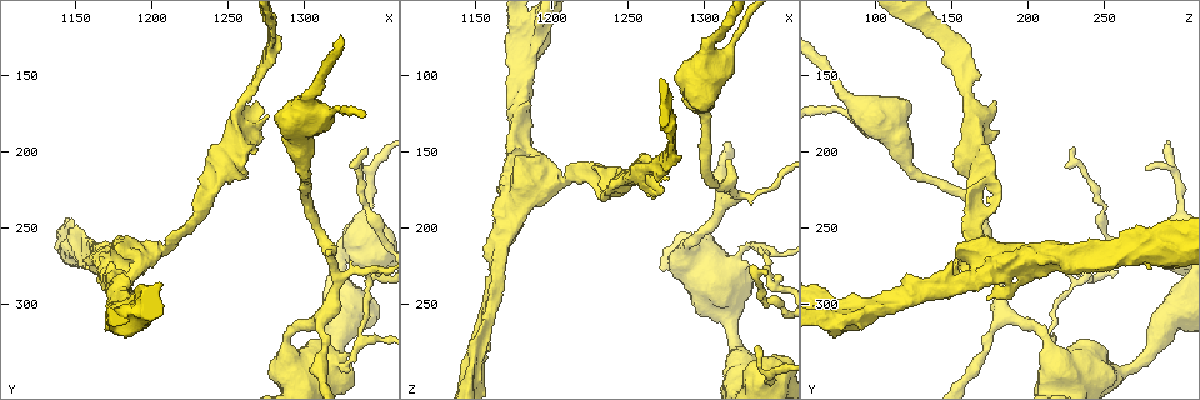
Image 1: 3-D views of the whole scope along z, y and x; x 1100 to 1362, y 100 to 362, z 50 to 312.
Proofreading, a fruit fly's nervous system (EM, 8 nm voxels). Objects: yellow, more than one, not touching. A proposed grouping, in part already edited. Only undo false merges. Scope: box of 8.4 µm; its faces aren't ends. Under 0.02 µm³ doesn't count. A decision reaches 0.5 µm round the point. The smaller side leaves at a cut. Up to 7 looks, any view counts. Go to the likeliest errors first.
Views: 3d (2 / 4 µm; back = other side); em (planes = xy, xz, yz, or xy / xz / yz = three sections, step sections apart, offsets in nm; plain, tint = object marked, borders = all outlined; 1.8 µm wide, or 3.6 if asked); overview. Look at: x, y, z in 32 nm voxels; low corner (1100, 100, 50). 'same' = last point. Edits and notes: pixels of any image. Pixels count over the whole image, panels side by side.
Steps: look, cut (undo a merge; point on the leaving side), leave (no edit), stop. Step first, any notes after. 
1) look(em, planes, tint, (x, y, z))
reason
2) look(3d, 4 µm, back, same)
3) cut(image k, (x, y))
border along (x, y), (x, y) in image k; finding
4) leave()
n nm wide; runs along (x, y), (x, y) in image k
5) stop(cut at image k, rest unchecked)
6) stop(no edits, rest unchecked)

look(em, xz, step 16, plain, (1344, 282, 236))
sharp bend

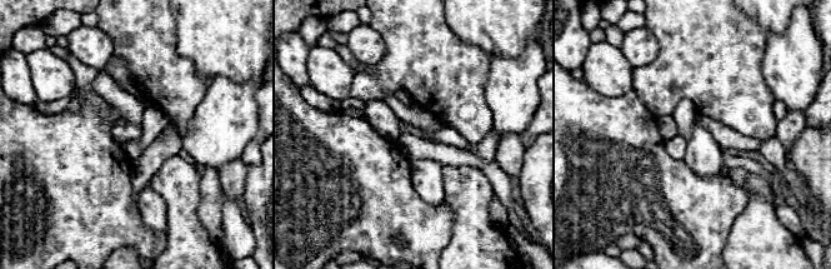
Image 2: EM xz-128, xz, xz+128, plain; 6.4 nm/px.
look(em, xz, step 16, tint, same)

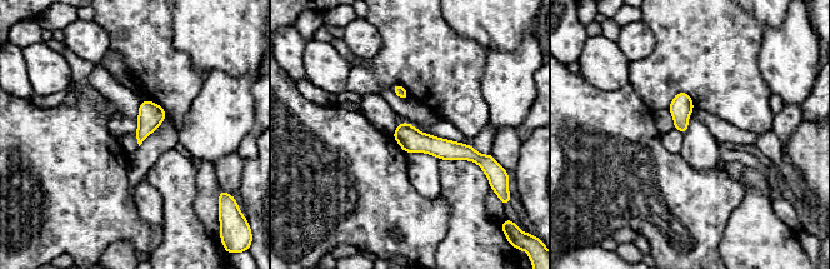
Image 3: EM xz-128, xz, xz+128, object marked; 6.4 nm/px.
leave()
runs along (396, 134), (479, 159) in image 3; all the same neuron

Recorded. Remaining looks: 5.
look(em, xy, step 8, tint, (1256, 188, 164))
a fork

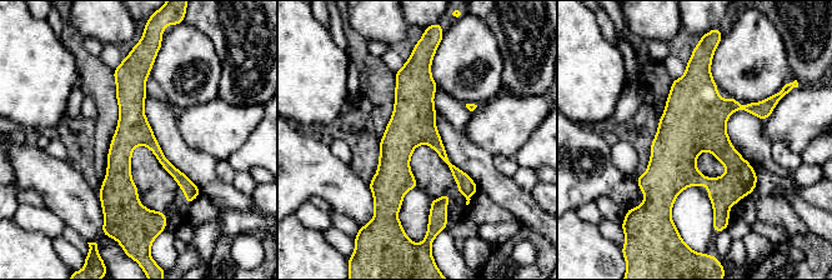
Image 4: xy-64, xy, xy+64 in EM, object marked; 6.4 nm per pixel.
look(em, planes, borders, same)

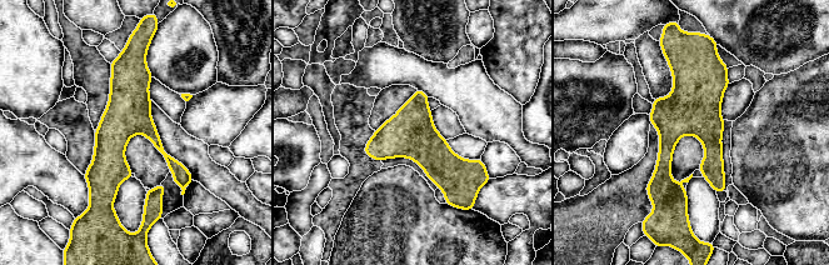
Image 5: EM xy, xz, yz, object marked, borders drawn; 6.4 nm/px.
leave()
runs along (687, 55), (664, 156), (679, 204) in image 5; continuous, no second neuron

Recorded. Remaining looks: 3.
look(em, 3.6 µm, planes, tint, (1178, 268, 180))
closes a loop

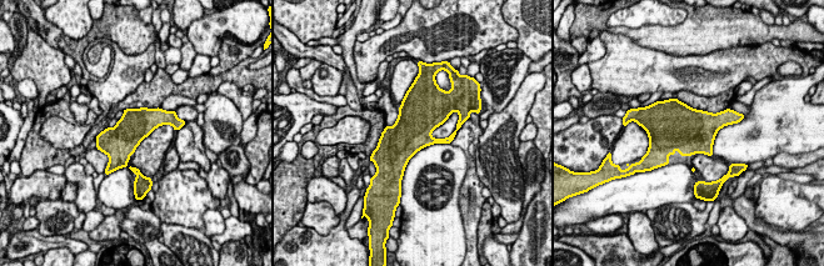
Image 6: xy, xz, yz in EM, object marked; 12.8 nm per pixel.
leave()
420 nm wide; one neuron here

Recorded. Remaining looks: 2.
stop(no edits, rest unchecked)

